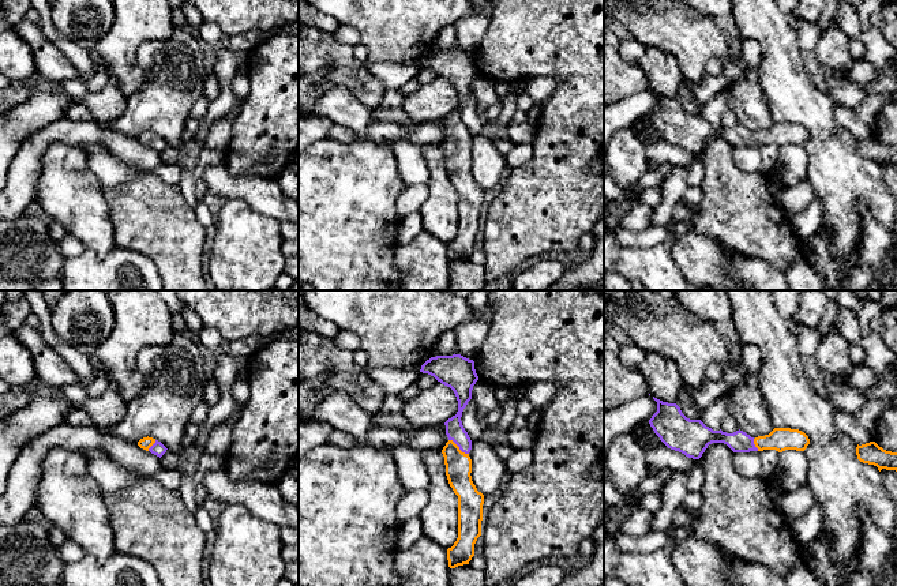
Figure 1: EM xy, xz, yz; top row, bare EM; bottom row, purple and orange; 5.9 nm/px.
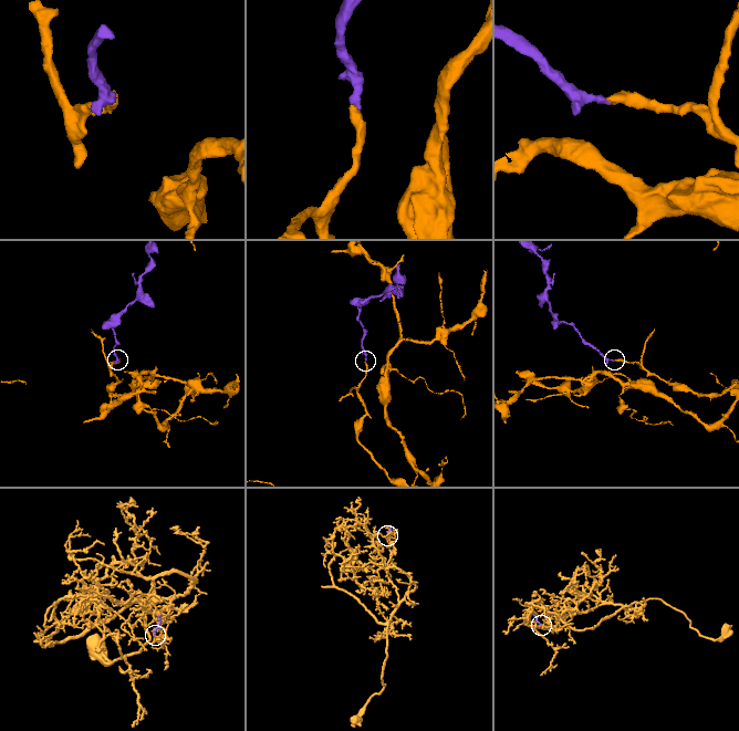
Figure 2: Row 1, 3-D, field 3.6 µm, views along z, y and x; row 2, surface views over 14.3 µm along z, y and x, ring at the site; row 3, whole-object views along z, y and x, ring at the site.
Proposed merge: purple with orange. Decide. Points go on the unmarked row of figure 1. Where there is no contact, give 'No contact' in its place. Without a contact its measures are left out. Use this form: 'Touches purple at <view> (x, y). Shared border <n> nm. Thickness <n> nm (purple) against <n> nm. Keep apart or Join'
Touches purple at xz (458, 141). Shared border 150 nm. Thickness 110 nm (purple) against 160 nm. Join

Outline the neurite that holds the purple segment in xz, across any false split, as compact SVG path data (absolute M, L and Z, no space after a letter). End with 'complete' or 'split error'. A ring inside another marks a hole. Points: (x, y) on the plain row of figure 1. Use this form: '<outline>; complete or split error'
M461 49L431 52L420 67L450 82L458 95L457 109L444 117L448 136L442 144L448 179L458 191L458 233L447 244L448 262L455 263L469 259L474 251L474 238L481 230L484 189L472 176L472 135L461 116L478 71L474 56Z; split error

